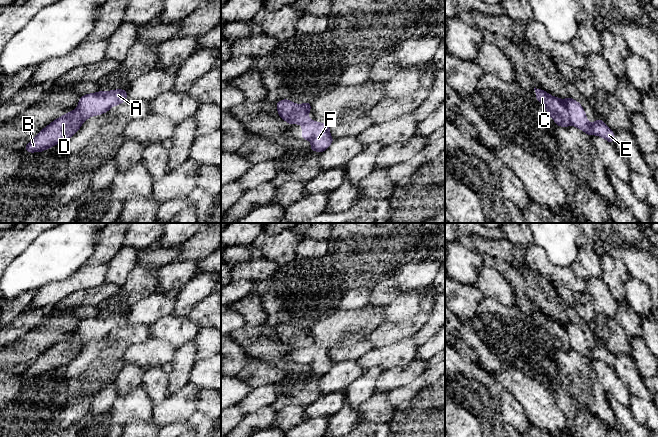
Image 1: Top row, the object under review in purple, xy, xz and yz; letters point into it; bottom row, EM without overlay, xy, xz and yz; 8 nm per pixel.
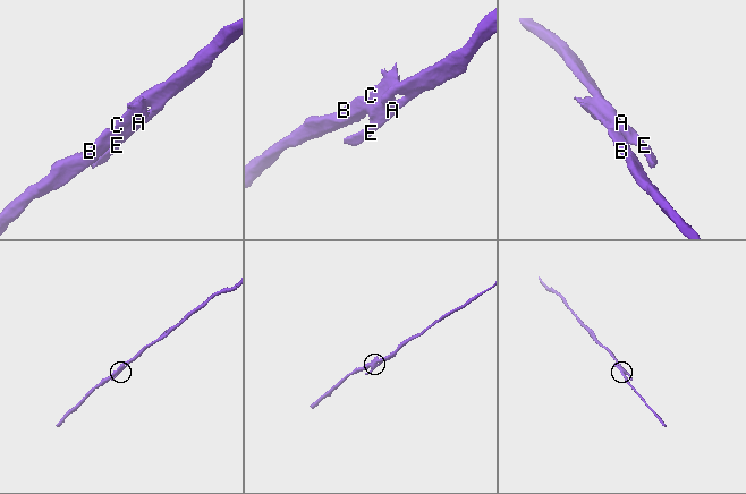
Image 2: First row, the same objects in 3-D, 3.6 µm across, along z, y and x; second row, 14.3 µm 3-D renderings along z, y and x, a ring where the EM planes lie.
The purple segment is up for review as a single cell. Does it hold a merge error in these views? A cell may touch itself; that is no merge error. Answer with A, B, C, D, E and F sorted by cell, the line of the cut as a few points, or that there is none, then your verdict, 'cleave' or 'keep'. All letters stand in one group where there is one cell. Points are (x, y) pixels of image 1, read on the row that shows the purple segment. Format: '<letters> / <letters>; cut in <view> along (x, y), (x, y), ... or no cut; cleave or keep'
A E F / B C D; cut in yz along (563, 101), (571, 124); cleave

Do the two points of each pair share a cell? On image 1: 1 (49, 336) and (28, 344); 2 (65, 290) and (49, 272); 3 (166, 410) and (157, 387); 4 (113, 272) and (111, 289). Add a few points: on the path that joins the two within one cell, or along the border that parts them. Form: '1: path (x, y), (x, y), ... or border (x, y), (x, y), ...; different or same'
1: path (44, 336), (33, 343); same
2: border (77, 269), (66, 278), (46, 283), (37, 290); different
3: border (167, 395), (155, 405); different
4: border (105, 281), (120, 285); different

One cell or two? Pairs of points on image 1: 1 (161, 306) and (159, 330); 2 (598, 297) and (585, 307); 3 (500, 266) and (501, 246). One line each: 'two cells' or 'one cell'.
1: two cells
2: two cells
3: two cells

